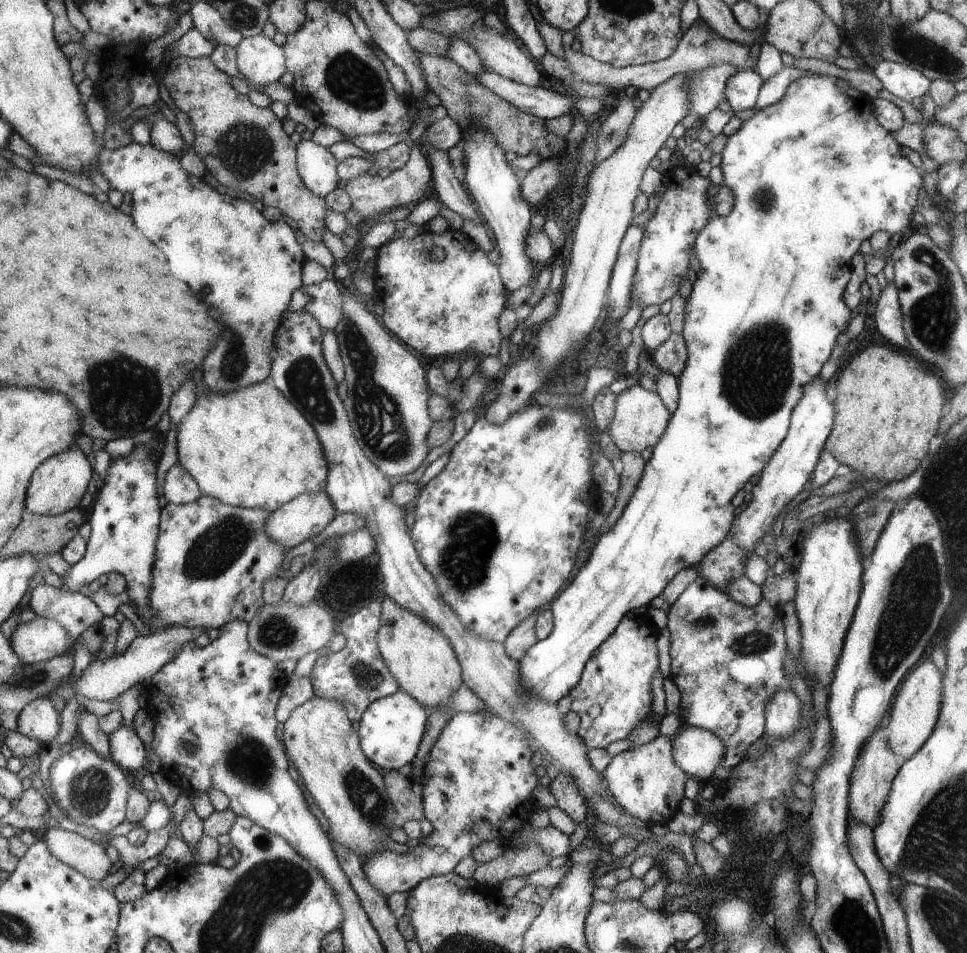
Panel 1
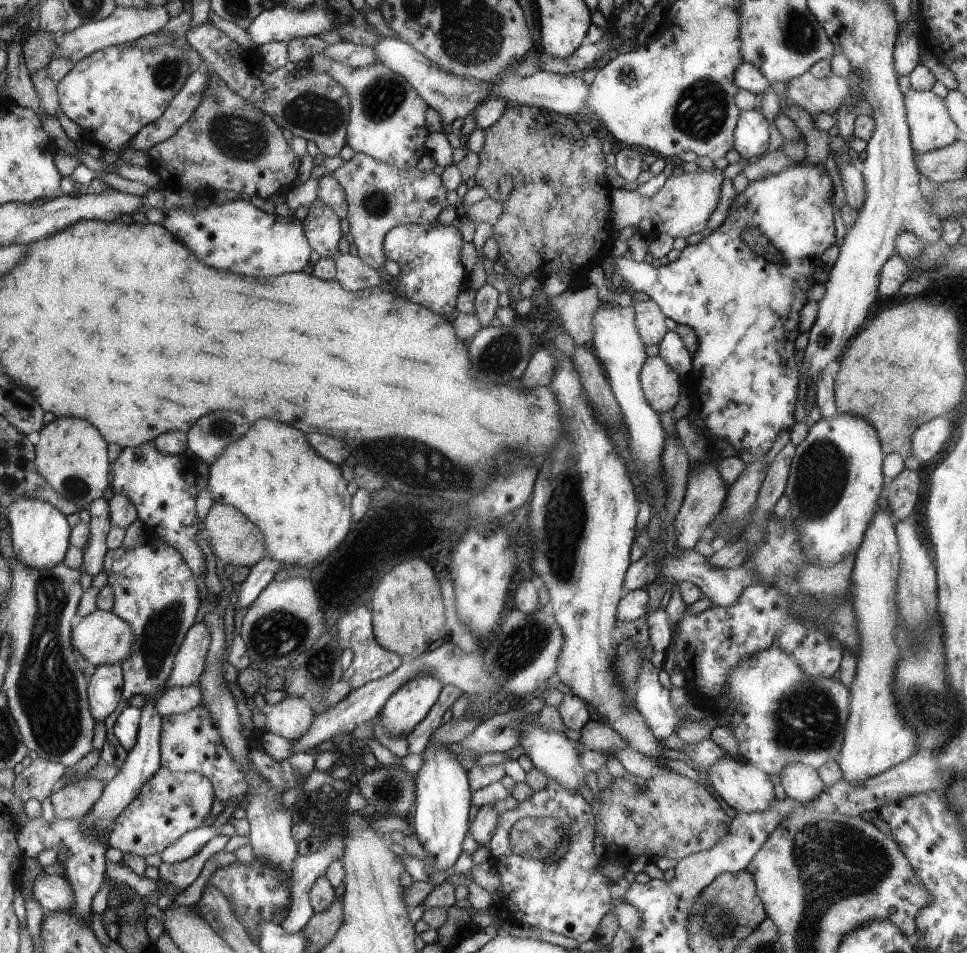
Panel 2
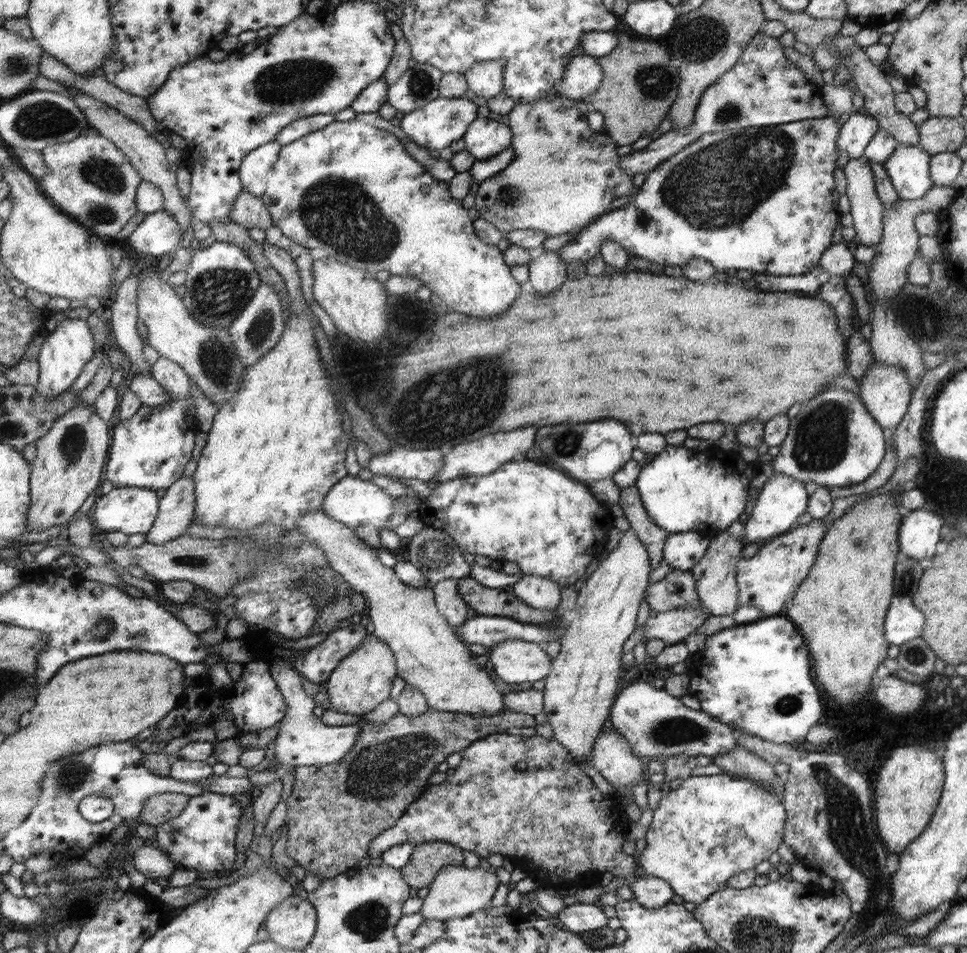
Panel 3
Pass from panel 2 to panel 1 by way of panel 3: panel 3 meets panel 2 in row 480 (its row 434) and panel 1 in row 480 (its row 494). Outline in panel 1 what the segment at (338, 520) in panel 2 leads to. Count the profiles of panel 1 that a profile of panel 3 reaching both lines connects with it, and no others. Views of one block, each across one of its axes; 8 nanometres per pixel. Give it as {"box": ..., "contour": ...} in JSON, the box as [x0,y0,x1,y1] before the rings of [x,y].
{"box":[176,381,329,512],"contour":[[[265,381],[254,383],[253,385],[239,388],[229,393],[216,394],[216,392],[206,392],[206,394],[202,394],[202,396],[196,400],[194,410],[186,414],[183,423],[180,423],[176,430],[178,432],[176,450],[179,463],[194,477],[194,480],[196,480],[199,489],[204,495],[218,498],[218,500],[230,506],[265,508],[272,512],[302,493],[318,494],[319,492],[326,491],[329,476],[329,462],[328,458],[325,456],[324,446],[322,446],[315,428],[312,428],[308,419],[293,404],[288,402],[288,399],[282,394],[281,389],[272,387]]]}

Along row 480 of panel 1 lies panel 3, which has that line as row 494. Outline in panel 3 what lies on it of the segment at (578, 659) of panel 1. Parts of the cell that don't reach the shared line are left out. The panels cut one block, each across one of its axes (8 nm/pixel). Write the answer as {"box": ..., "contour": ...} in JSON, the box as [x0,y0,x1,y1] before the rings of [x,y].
{"box":[635,447,760,538],"contour":[[[684,447],[666,448],[651,462],[646,463],[641,468],[640,475],[635,487],[640,493],[642,504],[649,517],[660,528],[668,533],[678,532],[699,532],[703,537],[712,538],[714,535],[727,529],[734,520],[740,518],[740,514],[746,508],[746,494],[748,494],[748,484],[750,478],[760,473],[760,462],[746,462],[739,453],[727,452],[720,456],[720,450],[698,451],[684,450]]]}

